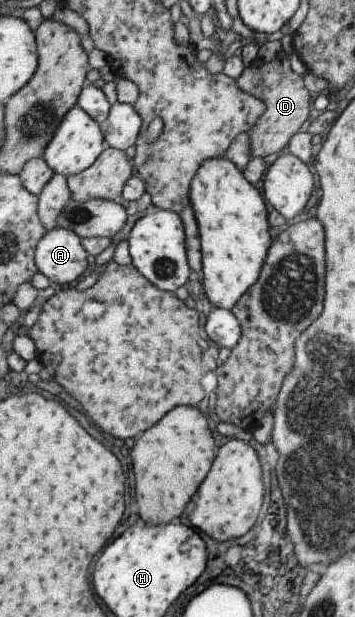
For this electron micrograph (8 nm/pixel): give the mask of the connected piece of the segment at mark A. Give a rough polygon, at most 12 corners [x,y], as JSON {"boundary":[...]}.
{"boundary":[[45,231],[34,263],[50,282],[69,284],[91,268],[81,238]]}

